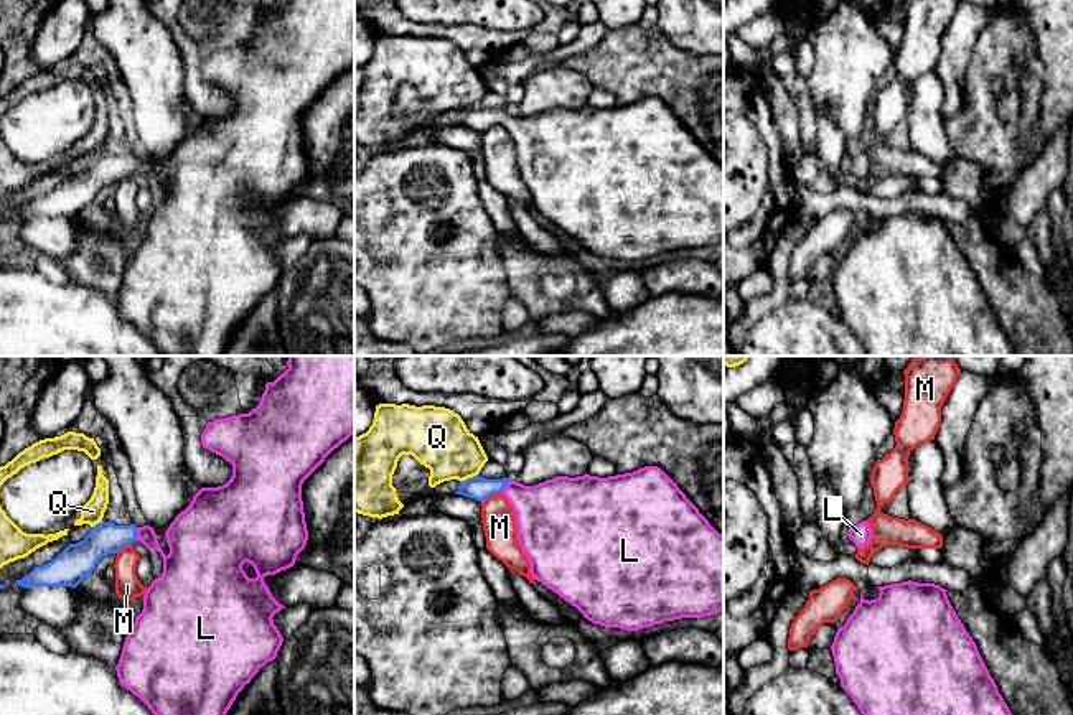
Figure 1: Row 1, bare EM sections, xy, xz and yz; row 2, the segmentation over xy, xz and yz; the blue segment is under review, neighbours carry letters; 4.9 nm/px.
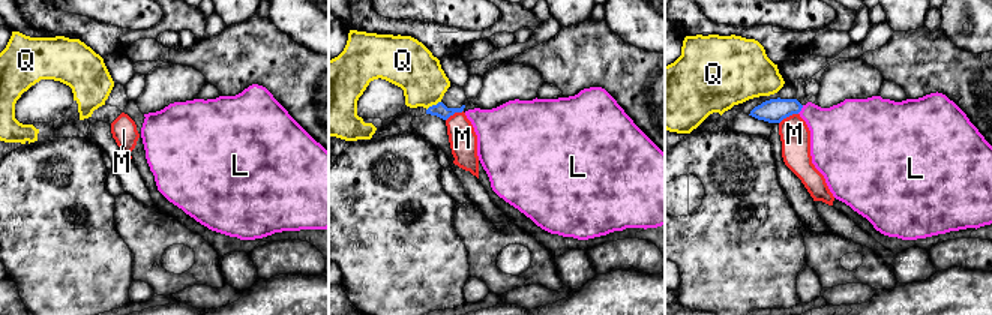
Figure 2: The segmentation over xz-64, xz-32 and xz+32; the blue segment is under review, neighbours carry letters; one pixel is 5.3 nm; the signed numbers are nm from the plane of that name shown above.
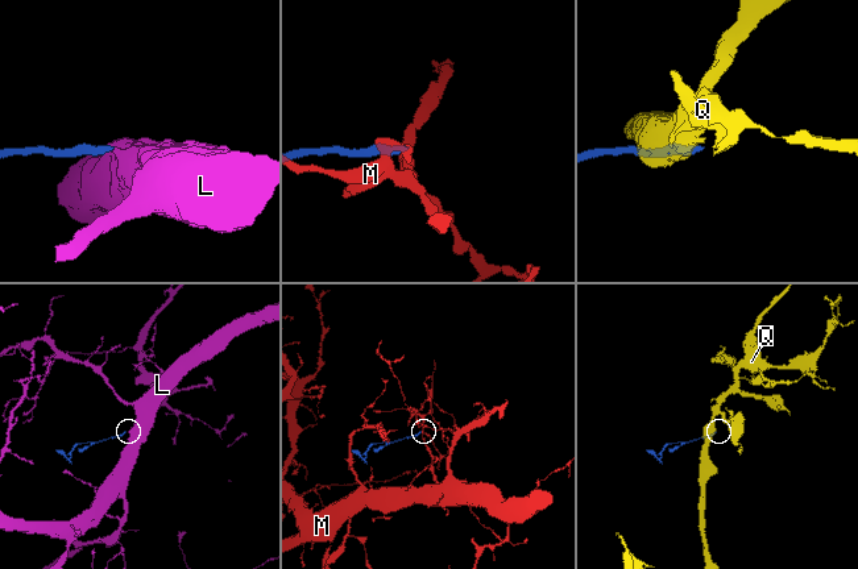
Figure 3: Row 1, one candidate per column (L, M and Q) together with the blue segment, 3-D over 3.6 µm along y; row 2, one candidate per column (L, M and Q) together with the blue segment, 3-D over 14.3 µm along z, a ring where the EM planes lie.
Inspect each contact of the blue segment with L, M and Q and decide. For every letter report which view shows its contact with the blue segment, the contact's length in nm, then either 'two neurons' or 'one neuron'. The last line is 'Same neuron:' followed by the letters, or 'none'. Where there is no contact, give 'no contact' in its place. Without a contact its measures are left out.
L: xy | 60 nm | one neuron
M: xz | 110 nm | two neurons
Q: xz | 100 nm | two neurons
Same neuron: L

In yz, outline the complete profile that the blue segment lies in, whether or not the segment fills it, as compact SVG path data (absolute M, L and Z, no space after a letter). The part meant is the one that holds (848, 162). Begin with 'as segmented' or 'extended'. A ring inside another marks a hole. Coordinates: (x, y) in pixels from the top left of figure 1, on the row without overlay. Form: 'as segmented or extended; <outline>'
extended; M862 152L847 161L849 170L855 175L857 180L864 180L870 175L872 160L867 152Z

